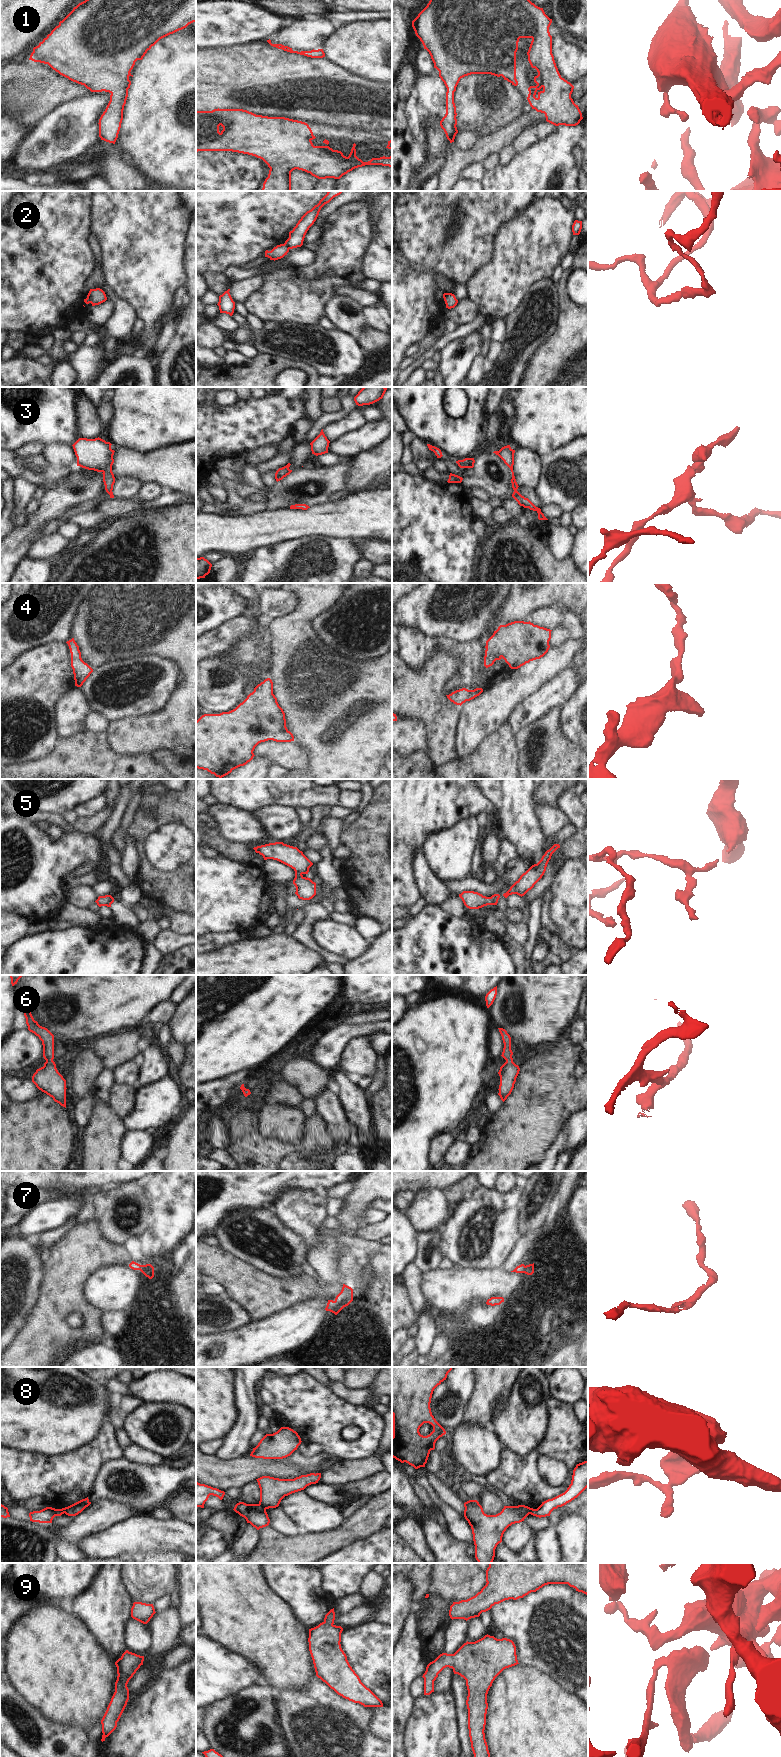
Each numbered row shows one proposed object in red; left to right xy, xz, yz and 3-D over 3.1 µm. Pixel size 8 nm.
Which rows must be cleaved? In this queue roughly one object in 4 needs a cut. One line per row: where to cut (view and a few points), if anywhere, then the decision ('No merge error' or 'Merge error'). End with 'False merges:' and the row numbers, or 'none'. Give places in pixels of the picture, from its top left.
1: No split. No merge error
2: Split along xz (284, 243), (289, 248). Merge error
3: No split. No merge error
4: No split. No merge error
5: No split. No merge error
6: No split. No merge error
7: No split. No merge error
8: Split along xz (259, 1503), (266, 1508). Merge error
9: No split. No merge error
False merges: 2, 8

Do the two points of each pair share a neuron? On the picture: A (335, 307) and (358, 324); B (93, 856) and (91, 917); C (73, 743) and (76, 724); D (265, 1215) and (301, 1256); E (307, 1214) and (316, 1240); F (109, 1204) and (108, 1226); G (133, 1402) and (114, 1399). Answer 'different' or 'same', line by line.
A: same
B: different
C: different
D: same
E: same
F: same
G: different

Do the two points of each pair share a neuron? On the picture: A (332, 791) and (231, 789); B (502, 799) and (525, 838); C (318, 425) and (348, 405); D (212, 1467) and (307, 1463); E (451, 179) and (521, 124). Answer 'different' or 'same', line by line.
A: same
B: same
C: same
D: same
E: same

